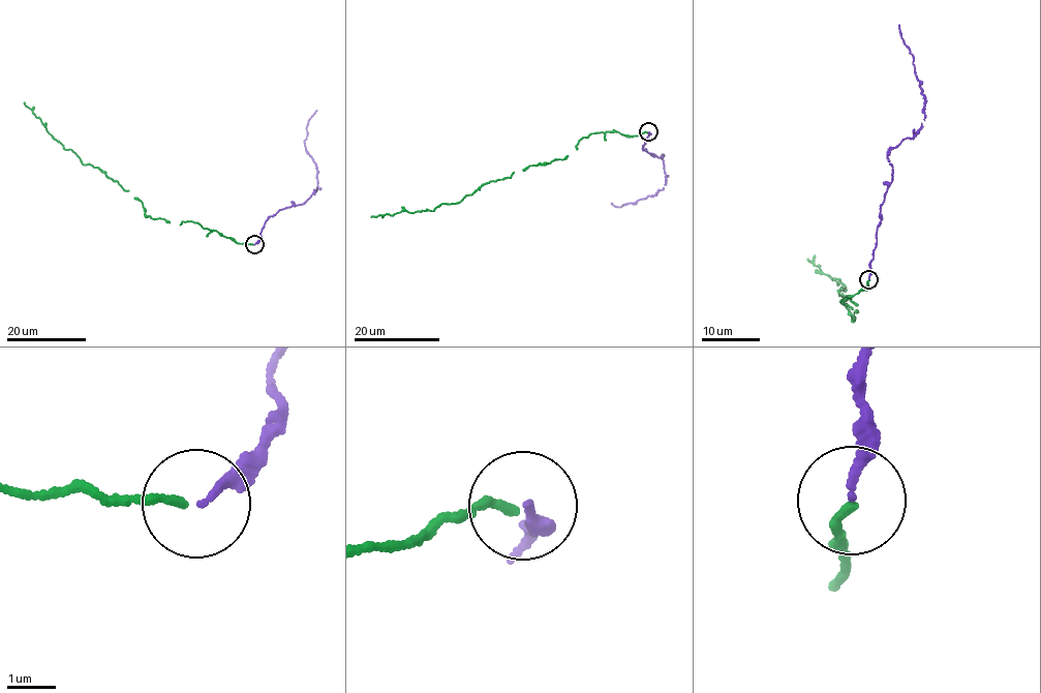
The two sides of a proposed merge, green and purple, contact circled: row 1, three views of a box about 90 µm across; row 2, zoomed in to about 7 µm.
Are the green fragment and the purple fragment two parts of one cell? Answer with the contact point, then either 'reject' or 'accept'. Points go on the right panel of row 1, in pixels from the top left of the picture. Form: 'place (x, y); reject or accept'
place (868, 279); accept

